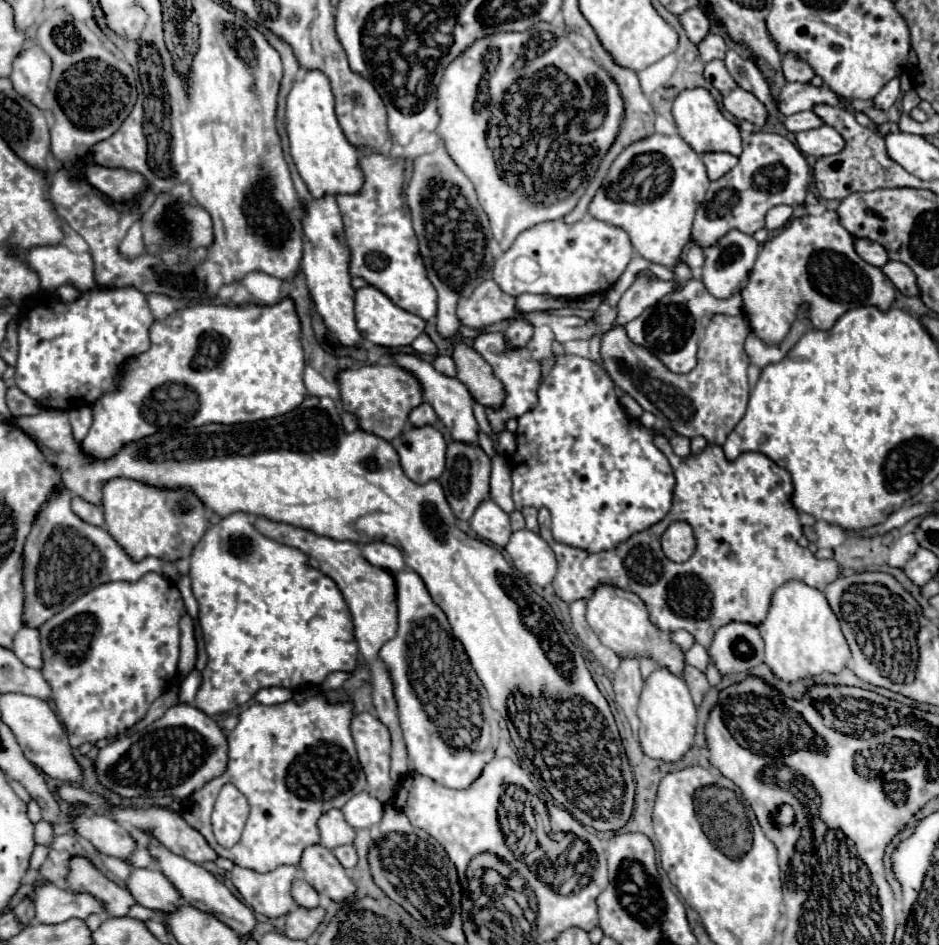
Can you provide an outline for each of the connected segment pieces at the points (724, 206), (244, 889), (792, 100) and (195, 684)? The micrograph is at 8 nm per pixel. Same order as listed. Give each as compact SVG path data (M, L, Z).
M753 131L743 139L743 153L739 163L721 179L711 181L703 205L697 209L693 223L693 239L699 247L717 243L725 231L739 229L747 235L765 227L765 215L775 205L799 207L809 189L809 165L803 153L785 137L767 131Z
M281 865L269 873L233 867L231 881L245 899L245 905L265 917L283 917L297 907L291 897L291 883L299 877L299 867Z
M787 83L779 95L781 115L793 115L807 111L815 105L839 105L839 95L829 85L811 85L811 83Z
M193 669L183 681L181 681L181 695L179 701L181 703L193 703L195 701L195 693L201 687L201 673L197 669Z

